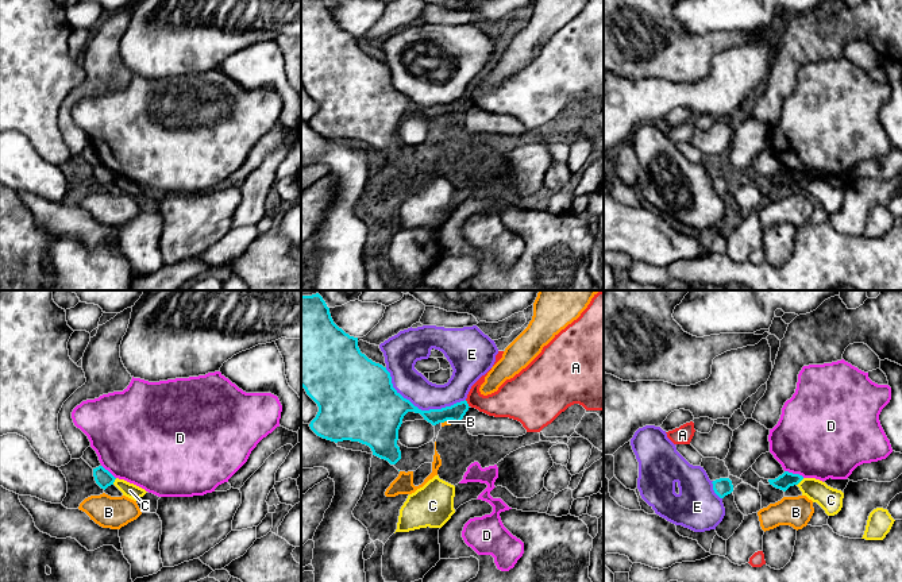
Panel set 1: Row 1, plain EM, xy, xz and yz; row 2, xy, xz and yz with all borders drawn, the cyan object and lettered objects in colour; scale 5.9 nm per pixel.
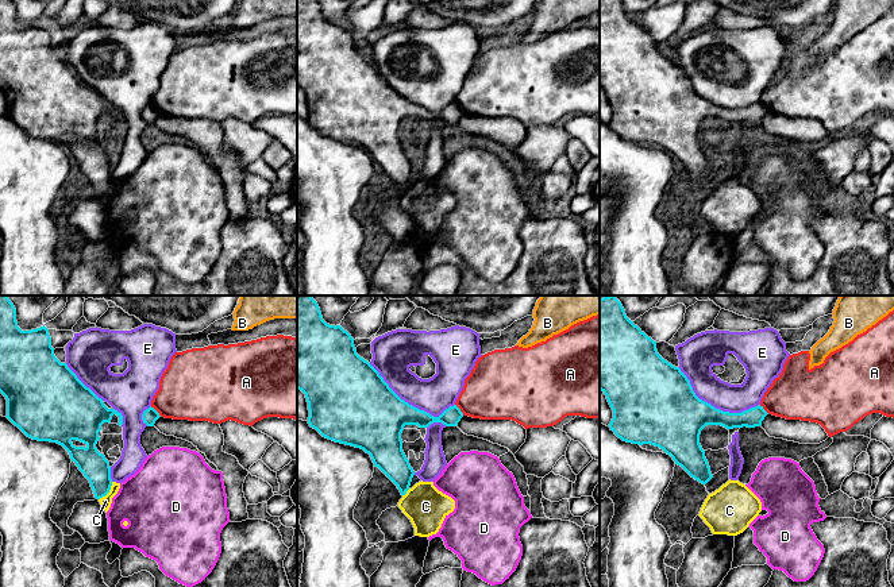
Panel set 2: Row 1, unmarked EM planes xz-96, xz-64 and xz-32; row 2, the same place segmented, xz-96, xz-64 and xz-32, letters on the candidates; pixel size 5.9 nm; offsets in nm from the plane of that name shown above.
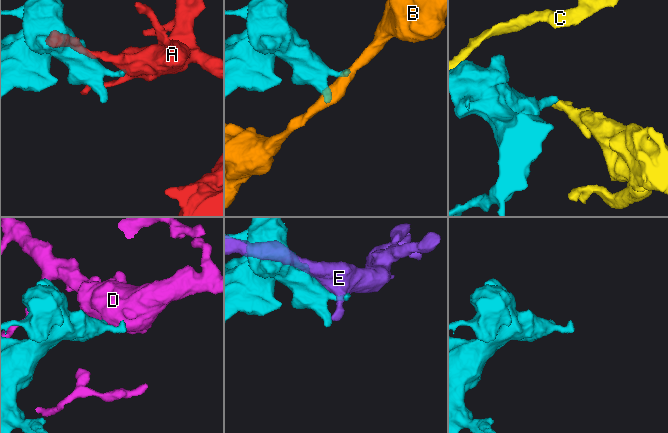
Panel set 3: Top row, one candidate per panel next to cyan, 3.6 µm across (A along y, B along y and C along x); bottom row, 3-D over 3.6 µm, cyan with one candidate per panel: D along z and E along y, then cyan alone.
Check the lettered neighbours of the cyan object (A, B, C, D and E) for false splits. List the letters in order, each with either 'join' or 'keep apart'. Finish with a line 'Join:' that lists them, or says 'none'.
A: keep apart
B: keep apart
C: keep apart
D: keep apart
E: keep apart
Join: none

